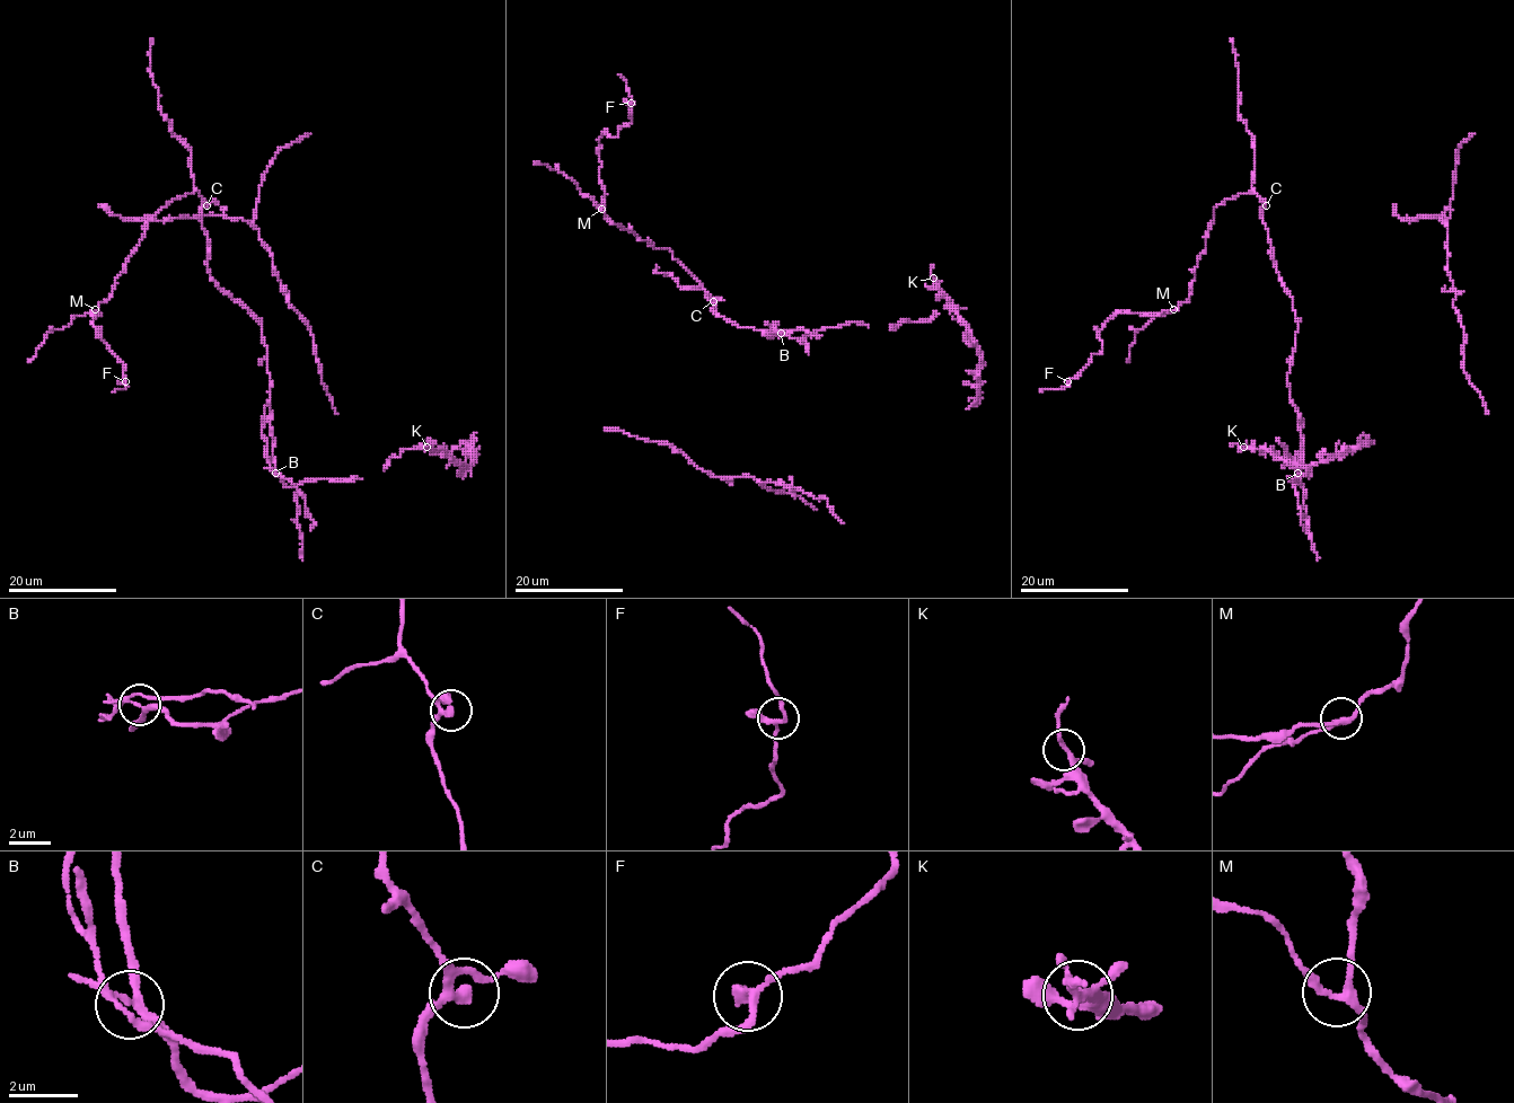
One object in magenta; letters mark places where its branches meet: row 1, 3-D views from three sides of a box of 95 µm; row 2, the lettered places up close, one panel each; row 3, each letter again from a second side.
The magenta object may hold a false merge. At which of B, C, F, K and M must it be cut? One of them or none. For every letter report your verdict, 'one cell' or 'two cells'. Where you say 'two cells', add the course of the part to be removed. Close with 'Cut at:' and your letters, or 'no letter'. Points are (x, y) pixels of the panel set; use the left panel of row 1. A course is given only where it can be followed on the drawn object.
B: two cells | (274, 473), (288, 479), (305, 499), (306, 513), (314, 521), (311, 530)
C: one cell
F: one cell
K: one cell
M: one cell
Cut at: B

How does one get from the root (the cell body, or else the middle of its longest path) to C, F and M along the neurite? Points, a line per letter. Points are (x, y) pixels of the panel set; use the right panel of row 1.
C: (1290, 294), (1274, 266), (1273, 248), (1260, 214), (1266, 205)
F: (1290, 294), (1261, 201), (1241, 193), (1213, 210), (1190, 298), (1115, 312), (1101, 352), (1067, 381)
M: (1290, 294), (1274, 266), (1260, 214), (1261, 201), (1248, 192), (1214, 208), (1191, 294), (1173, 309)

